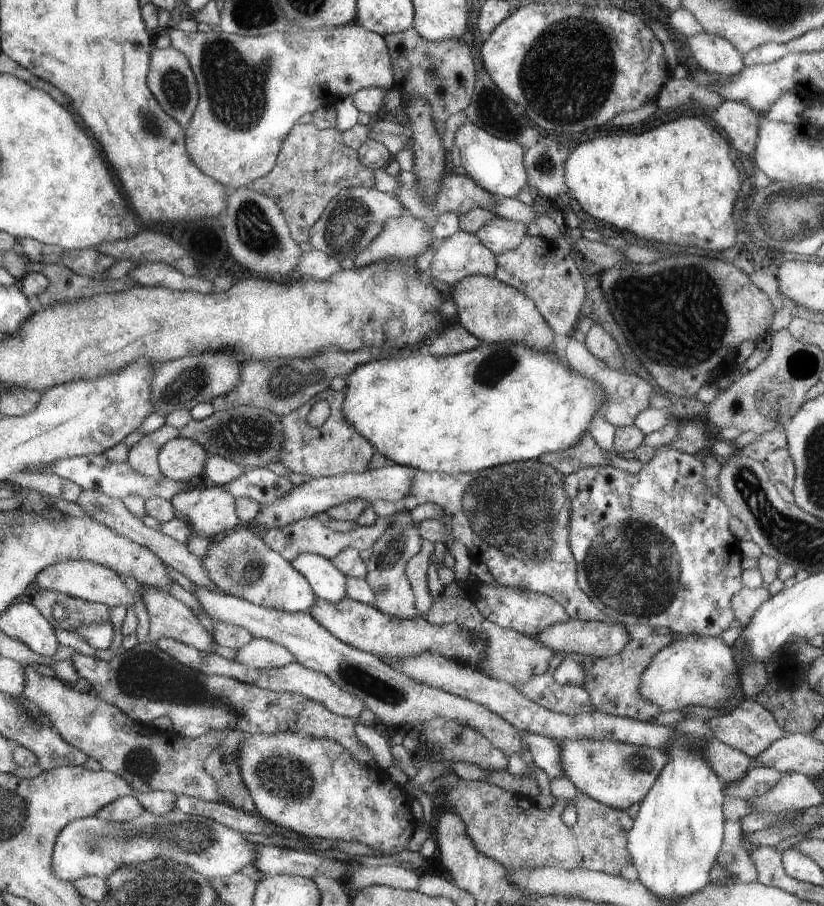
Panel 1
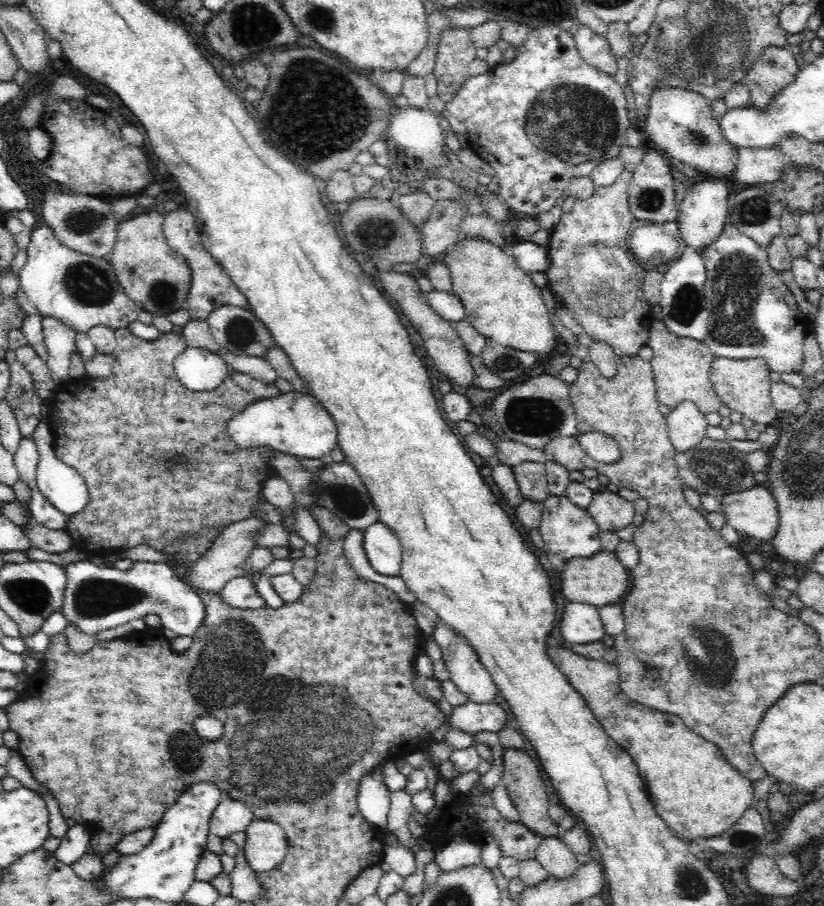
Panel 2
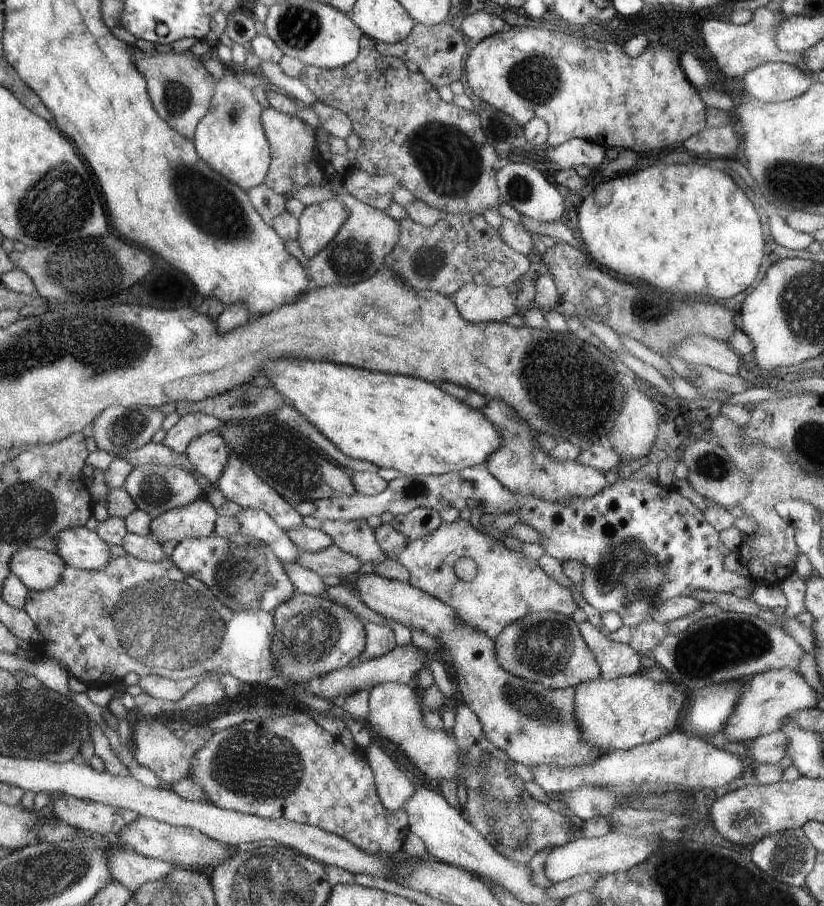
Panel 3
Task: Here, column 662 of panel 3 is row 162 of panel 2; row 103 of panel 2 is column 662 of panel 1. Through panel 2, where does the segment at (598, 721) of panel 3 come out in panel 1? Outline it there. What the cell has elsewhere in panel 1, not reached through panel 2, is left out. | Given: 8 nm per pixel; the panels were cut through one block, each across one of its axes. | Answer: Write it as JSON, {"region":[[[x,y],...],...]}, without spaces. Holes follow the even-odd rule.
{"region":[[[689,635],[670,642],[652,658],[641,674],[639,696],[657,704],[661,711],[684,709],[687,706],[701,708],[729,708],[743,700],[733,649],[725,646],[721,638]]]}

